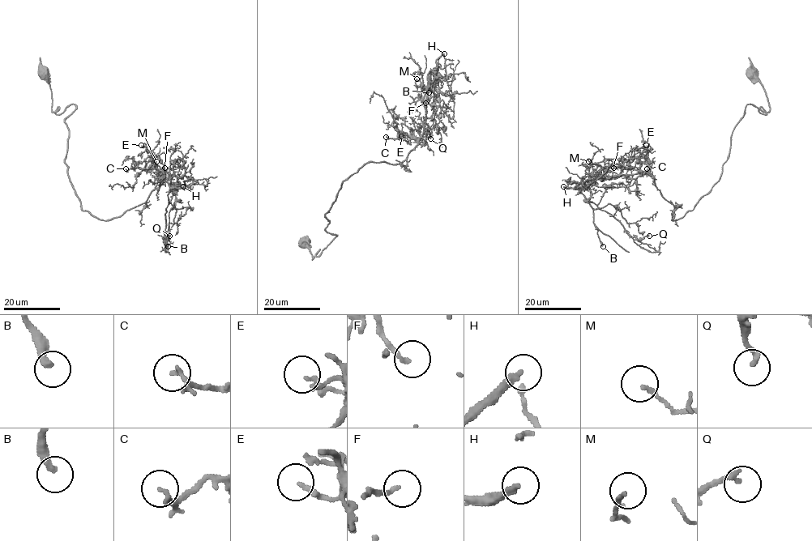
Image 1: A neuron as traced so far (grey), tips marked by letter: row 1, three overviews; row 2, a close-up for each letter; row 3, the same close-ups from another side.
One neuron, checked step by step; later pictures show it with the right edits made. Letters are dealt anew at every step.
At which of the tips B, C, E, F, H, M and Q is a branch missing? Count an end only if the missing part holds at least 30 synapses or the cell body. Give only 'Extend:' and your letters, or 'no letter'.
Extend: B, F, H

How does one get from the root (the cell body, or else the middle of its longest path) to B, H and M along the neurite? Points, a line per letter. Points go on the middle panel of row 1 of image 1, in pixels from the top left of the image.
B: (304, 241), (312, 259), (336, 236), (325, 214), (344, 181), (405, 159), (431, 70), (429, 92)
H: (304, 241), (318, 256), (336, 236), (325, 214), (341, 183), (417, 144), (427, 74), (444, 53)
M: (304, 241), (318, 256), (336, 236), (325, 214), (341, 183), (417, 144), (416, 78)

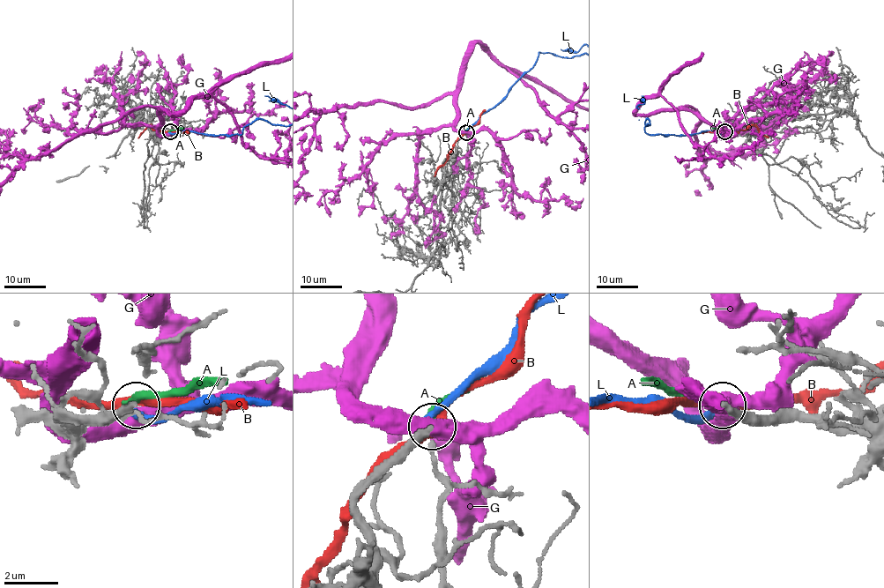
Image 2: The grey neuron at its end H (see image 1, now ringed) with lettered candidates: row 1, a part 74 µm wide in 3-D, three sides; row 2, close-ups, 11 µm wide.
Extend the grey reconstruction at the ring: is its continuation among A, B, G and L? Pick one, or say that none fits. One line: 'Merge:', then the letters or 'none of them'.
Merge: none of them

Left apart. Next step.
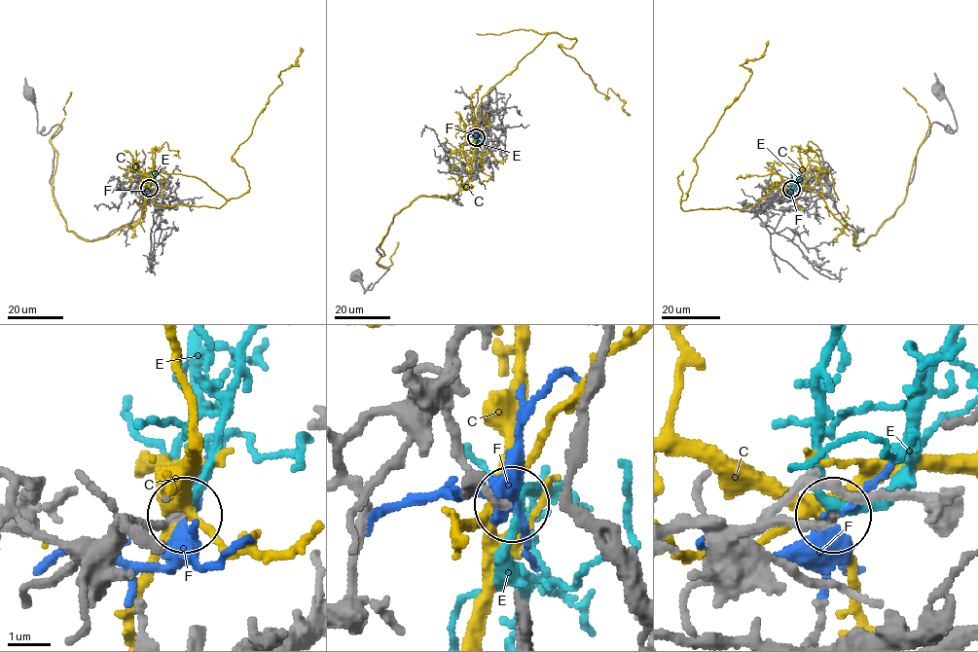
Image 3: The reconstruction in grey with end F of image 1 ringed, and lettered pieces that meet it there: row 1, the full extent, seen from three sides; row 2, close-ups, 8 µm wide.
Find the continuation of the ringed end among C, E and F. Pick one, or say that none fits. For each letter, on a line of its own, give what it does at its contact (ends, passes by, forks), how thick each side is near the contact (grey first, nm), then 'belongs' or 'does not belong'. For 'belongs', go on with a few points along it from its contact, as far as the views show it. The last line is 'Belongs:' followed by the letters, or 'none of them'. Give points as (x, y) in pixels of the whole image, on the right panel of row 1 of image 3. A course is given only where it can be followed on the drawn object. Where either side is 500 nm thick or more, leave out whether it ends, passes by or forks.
C: it forks | 200/300 nm | does not belong
E: it passes by | 170/200 nm | belongs
F: it forks | 180/320 nm | does not belong
Belongs: E

